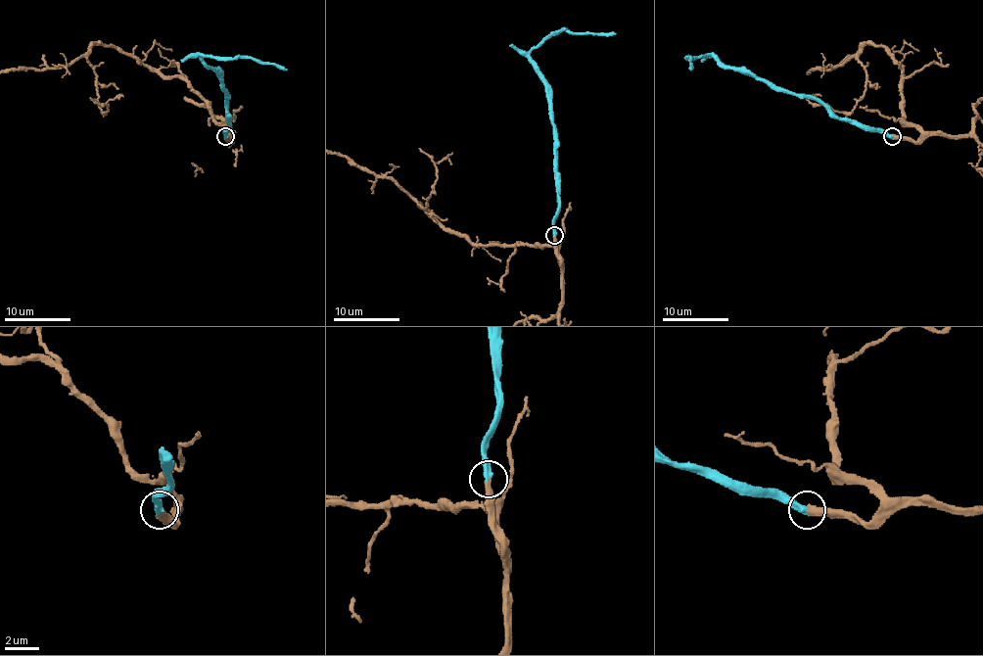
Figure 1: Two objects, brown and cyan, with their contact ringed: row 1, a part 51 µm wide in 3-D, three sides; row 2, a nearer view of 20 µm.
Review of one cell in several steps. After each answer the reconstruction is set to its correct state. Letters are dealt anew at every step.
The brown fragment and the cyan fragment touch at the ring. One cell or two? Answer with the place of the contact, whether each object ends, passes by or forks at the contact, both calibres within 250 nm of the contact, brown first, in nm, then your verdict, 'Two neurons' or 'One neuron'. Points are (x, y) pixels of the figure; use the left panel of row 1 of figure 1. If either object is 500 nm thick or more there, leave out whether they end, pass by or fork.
Place: (225, 136). At the ring brown ends. At the ring cyan ends. Thickness 400 nm (brown) against 380 nm. One neuron

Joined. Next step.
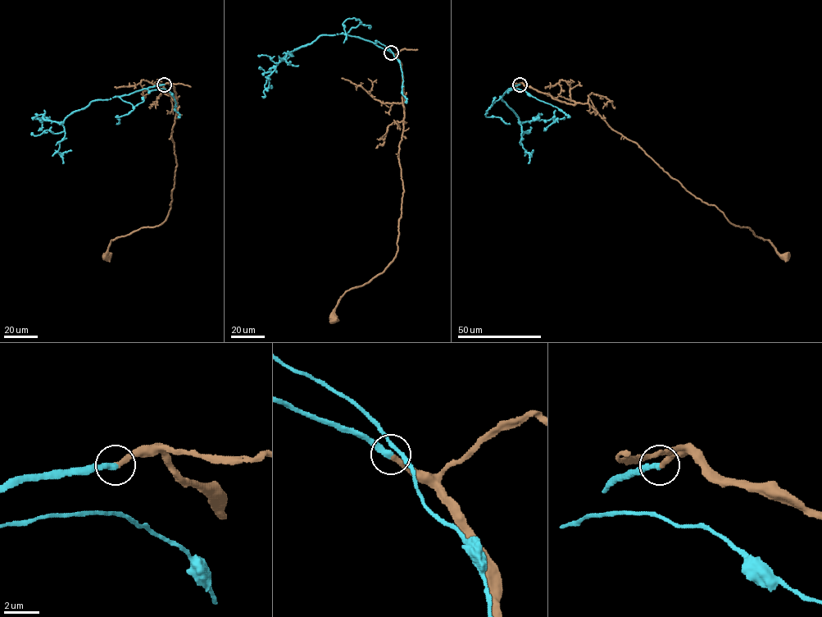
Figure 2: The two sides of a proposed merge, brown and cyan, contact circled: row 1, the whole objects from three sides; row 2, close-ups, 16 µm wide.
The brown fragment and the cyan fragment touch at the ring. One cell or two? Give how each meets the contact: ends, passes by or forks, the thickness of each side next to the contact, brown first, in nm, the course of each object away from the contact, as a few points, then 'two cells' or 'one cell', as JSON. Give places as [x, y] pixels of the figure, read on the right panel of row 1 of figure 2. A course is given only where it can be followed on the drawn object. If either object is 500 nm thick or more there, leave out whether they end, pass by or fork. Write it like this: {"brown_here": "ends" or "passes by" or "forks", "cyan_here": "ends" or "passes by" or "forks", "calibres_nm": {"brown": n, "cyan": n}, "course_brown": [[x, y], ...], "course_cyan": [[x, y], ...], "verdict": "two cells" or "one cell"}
{"brown_here": "ends", "cyan_here": "ends", "calibres_nm": {"brown": 320, "cyan": 360}, "course_brown": [[519, 84], [573, 104], [588, 103], [687, 191], [715, 205], [731, 223], [767, 239], [785, 257]], "course_cyan": [[519, 84], [509, 88], [501, 98], [521, 123], [556, 119], [543, 130]], "verdict": "one cell"}

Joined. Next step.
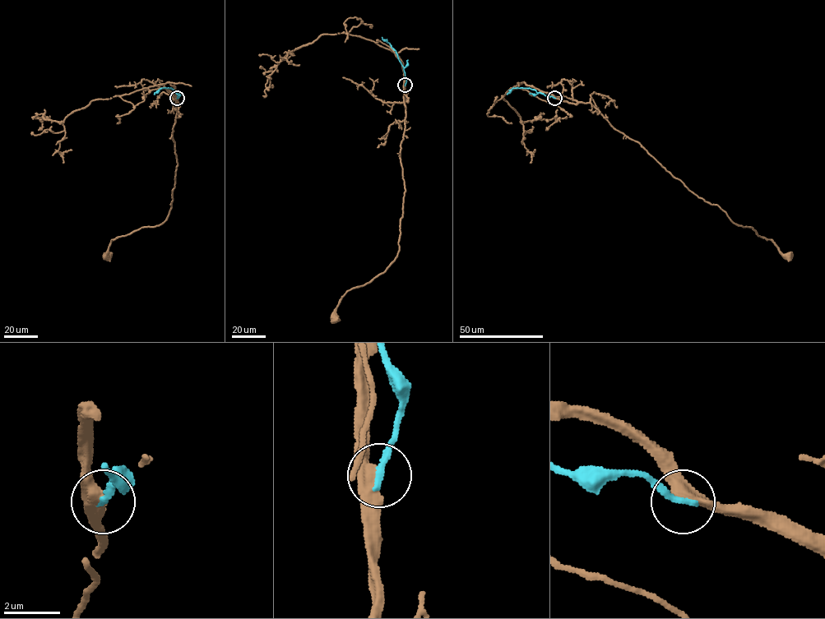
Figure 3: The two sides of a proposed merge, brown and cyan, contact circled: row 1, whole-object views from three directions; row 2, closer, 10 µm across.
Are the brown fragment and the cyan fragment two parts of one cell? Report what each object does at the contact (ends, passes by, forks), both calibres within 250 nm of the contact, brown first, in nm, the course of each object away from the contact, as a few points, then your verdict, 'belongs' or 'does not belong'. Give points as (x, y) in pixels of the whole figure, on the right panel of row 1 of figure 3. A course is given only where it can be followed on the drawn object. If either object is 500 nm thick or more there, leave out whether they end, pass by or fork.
brown passes by; cyan ends; calibres 440 and 260 nm; course brown (554, 98), (590, 103), (689, 191), (717, 205), (734, 223), (770, 239), (788, 256); course cyan (554, 98), (527, 88), (513, 88), (507, 94); does not belong

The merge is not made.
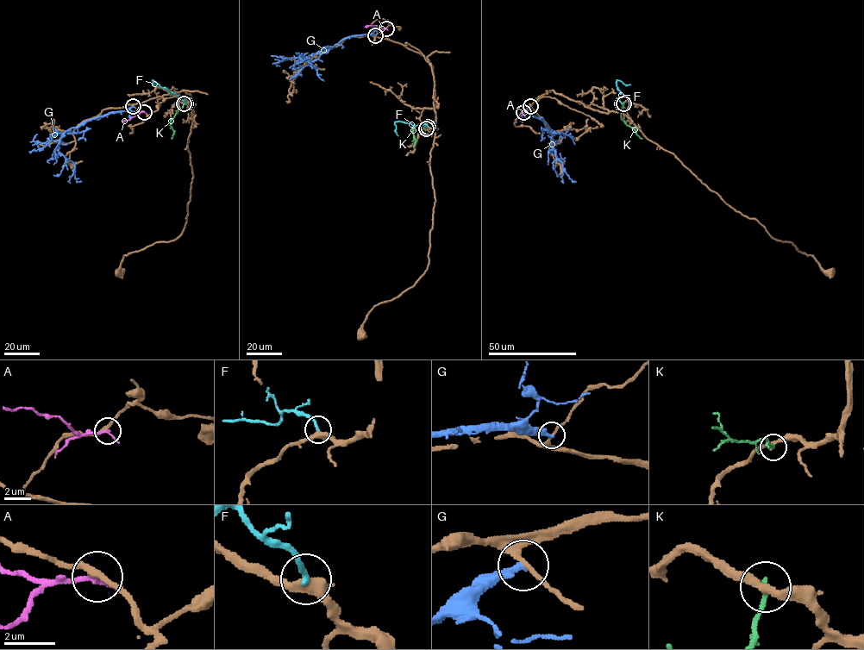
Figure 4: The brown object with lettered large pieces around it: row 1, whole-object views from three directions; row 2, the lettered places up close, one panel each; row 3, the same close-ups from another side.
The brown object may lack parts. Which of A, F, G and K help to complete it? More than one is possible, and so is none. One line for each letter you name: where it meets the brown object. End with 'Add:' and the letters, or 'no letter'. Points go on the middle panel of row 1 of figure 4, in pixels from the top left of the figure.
F: contact (428, 127)
Add: F

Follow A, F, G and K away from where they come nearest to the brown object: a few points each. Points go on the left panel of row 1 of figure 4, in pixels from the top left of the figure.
A: (144, 112), (124, 122)
F: (185, 103), (179, 96), (153, 80), (153, 85), (155, 84)
G: (133, 106), (92, 118), (65, 132), (60, 140), (59, 151), (74, 163), (75, 178), (77, 182), (81, 181)
K: (184, 103), (170, 122), (174, 134), (171, 138)

